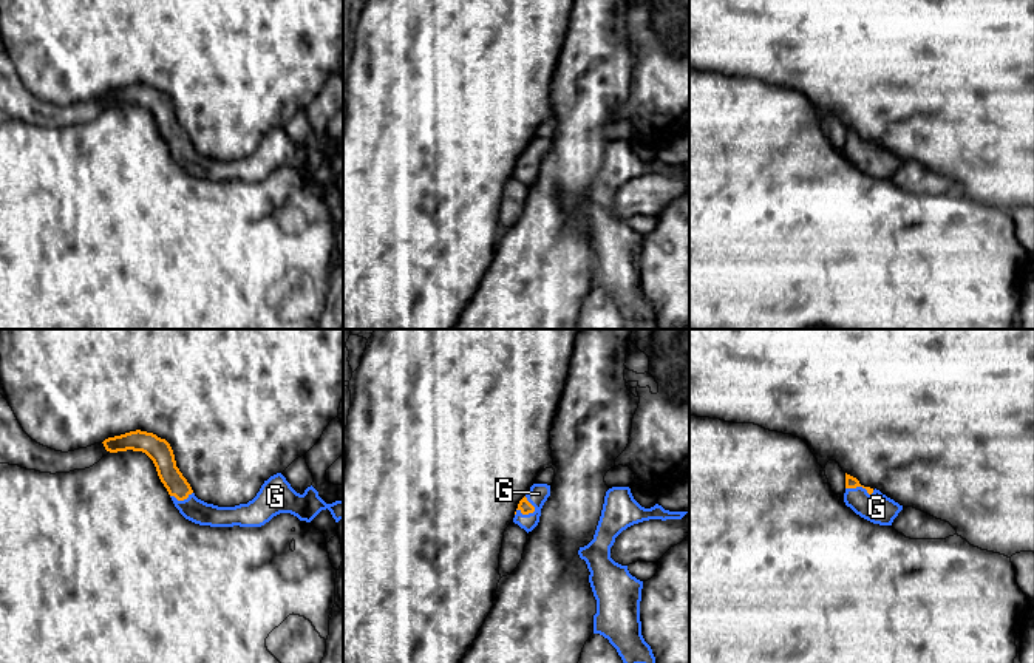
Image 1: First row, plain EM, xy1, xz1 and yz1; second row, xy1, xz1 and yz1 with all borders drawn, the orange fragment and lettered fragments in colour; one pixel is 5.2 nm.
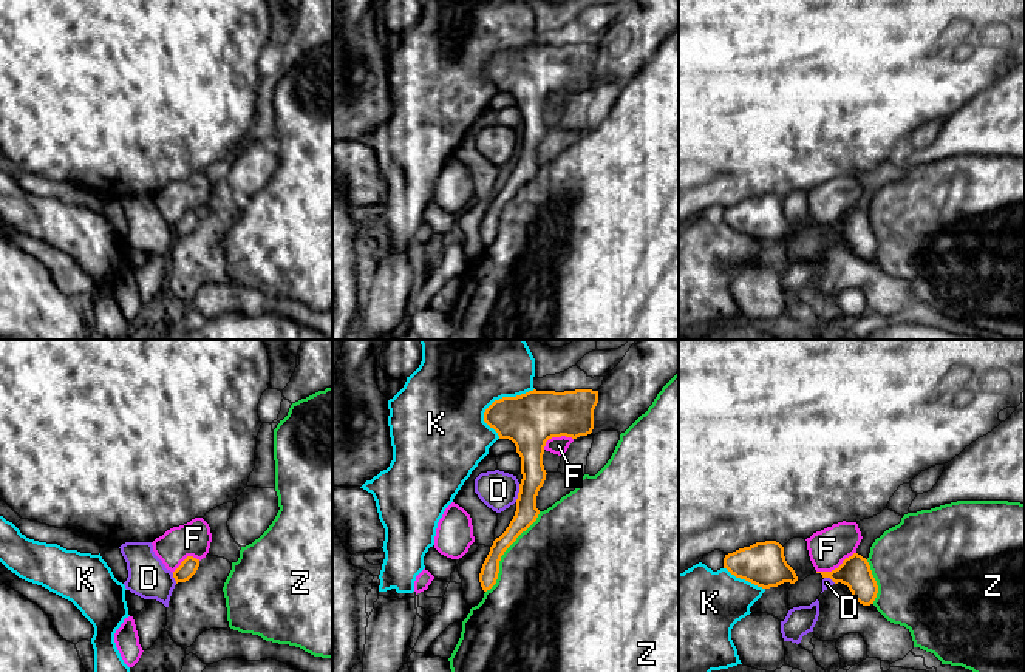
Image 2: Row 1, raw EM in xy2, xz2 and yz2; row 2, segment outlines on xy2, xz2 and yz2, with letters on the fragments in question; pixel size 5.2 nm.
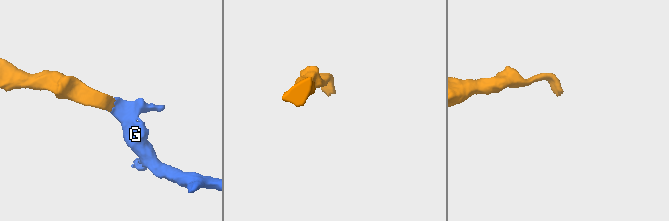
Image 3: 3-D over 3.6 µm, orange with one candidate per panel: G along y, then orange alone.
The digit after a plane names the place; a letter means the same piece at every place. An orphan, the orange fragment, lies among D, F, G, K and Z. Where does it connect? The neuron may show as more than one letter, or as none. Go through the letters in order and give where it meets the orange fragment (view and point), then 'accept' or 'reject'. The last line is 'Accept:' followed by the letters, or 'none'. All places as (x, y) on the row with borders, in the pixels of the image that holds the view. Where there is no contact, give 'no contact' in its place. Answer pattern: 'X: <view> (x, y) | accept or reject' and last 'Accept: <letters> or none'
D: xz2 (518, 493) | reject
F: yz2 (835, 569) | reject
G: xz1 (524, 513) | accept
K: xz2 (495, 400) | reject
Z: xz2 (504, 550) | reject
Accept: G

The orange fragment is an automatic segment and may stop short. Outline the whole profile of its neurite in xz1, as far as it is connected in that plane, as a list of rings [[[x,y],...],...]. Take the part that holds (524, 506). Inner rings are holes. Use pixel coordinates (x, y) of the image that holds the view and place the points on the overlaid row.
[[[533,484],[527,495],[519,501],[513,522],[527,533],[532,532],[539,522],[541,508],[549,496],[550,485]]]

